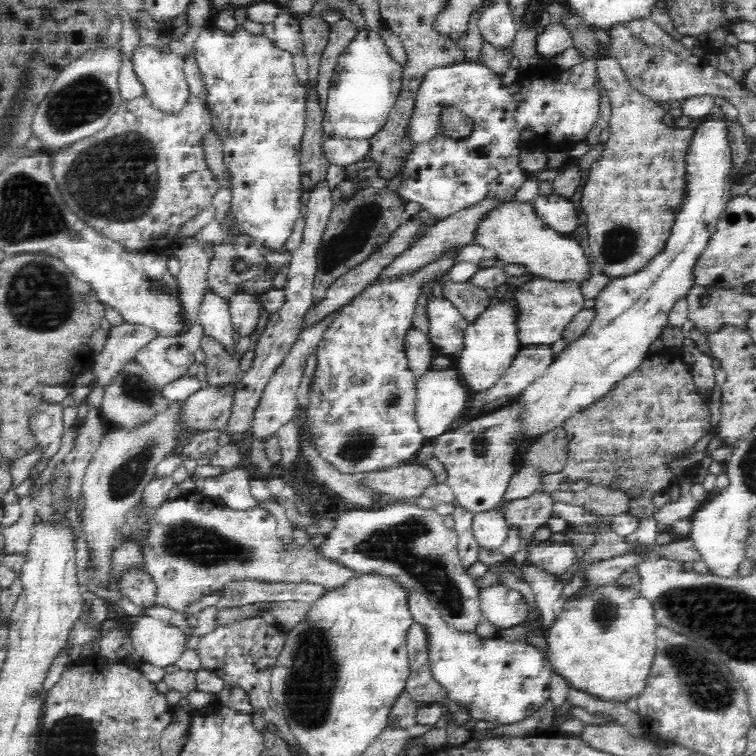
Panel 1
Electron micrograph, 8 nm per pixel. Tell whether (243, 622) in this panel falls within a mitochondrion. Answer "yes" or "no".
no

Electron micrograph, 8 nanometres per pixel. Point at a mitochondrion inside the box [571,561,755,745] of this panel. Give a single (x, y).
(708, 687)

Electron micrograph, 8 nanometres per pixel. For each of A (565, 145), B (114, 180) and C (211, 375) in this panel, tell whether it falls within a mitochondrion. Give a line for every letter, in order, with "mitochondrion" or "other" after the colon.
A: other
B: mitochondrion
C: other

